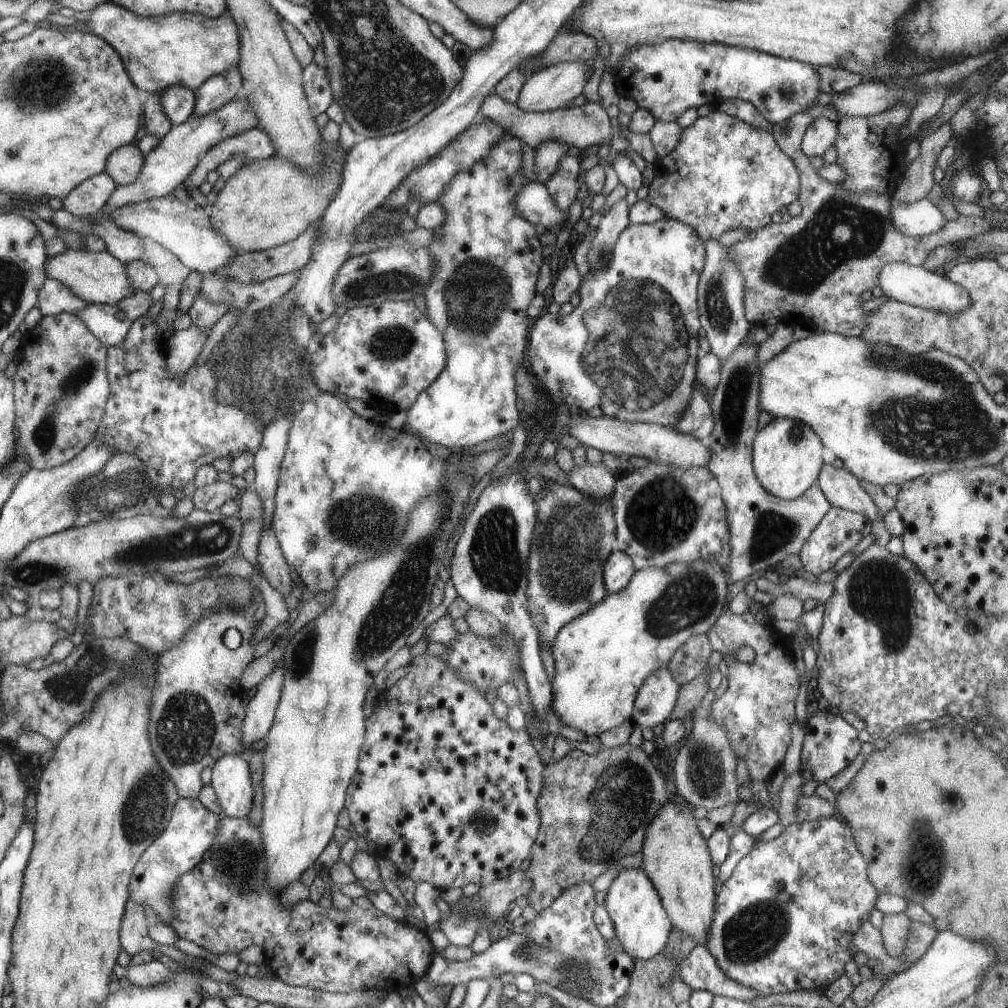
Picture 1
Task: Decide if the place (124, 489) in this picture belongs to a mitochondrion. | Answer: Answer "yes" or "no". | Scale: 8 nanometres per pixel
yes

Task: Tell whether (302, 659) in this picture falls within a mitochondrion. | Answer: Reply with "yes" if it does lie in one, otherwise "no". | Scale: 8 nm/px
yes

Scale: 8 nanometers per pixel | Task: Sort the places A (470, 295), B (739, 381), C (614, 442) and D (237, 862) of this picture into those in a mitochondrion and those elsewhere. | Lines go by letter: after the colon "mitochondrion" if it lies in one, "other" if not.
A: mitochondrion
B: mitochondrion
C: other
D: mitochondrion

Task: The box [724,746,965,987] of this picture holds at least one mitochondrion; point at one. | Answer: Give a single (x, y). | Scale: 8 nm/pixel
(919, 870)

